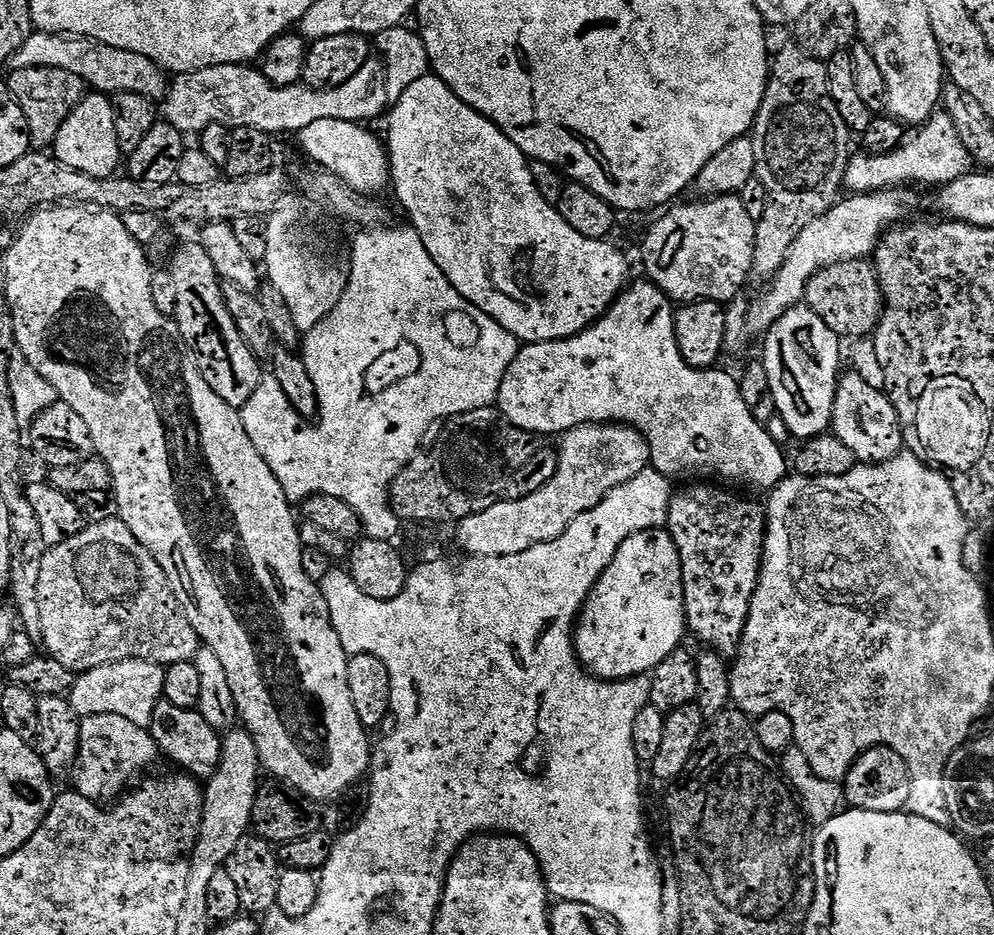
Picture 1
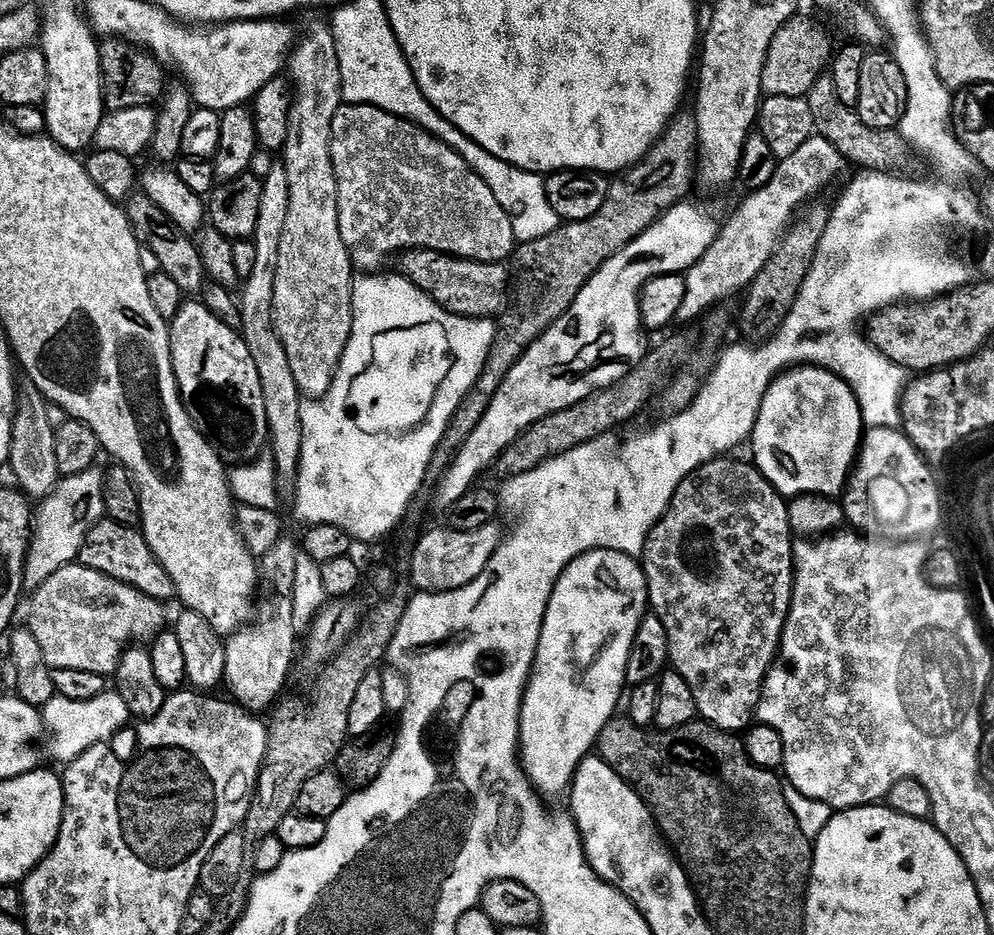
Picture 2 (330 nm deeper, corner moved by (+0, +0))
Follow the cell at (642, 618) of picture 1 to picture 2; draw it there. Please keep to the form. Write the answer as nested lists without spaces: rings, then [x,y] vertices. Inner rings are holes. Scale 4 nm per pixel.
[[[606,548],[583,552],[560,575],[548,603],[536,651],[536,666],[524,695],[520,726],[522,767],[537,793],[545,797],[560,796],[563,792],[565,795],[571,789],[580,763],[597,747],[604,728],[617,715],[624,679],[630,676],[632,647],[636,645],[636,636],[649,611],[648,576],[640,563],[637,557]]]

